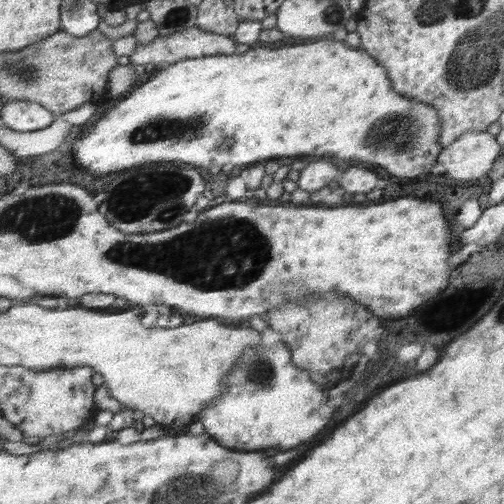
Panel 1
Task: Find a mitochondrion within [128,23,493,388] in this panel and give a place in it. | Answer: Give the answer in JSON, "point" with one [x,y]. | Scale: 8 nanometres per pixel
{"point":[407,130]}

